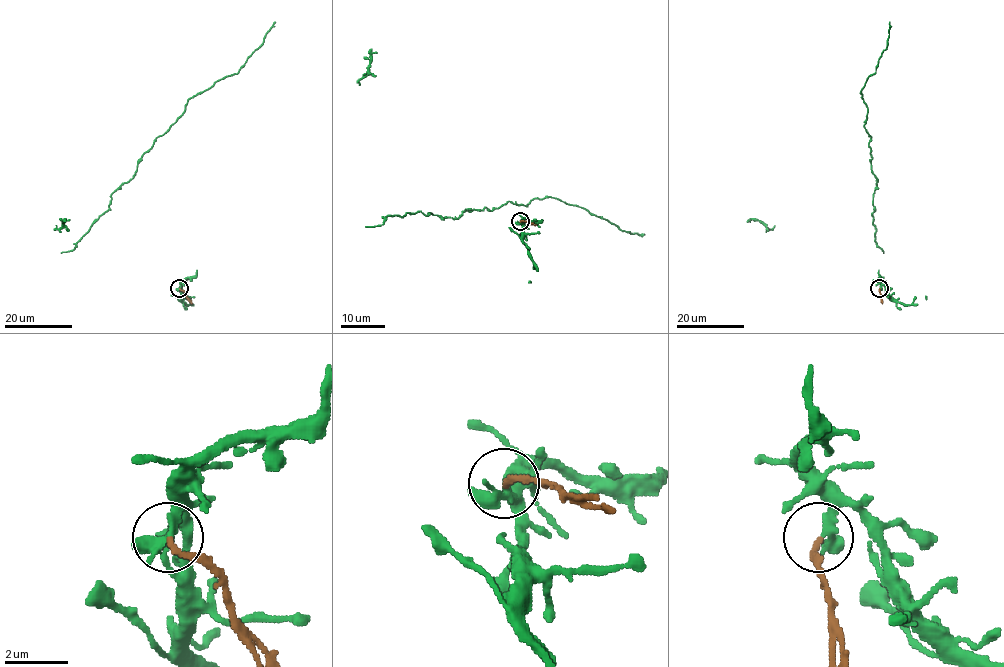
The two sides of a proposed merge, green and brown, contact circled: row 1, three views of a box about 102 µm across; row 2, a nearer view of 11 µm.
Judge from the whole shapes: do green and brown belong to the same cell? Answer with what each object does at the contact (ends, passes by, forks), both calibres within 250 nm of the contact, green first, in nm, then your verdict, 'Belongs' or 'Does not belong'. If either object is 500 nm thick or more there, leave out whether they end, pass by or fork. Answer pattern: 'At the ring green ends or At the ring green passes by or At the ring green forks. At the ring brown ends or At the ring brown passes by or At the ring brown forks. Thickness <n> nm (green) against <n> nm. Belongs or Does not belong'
At the ring green passes by. At the ring brown ends. Thickness 320 nm (green) against 180 nm. Does not belong

